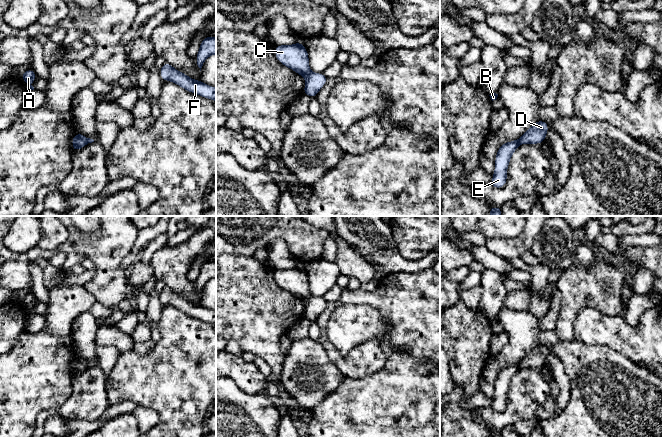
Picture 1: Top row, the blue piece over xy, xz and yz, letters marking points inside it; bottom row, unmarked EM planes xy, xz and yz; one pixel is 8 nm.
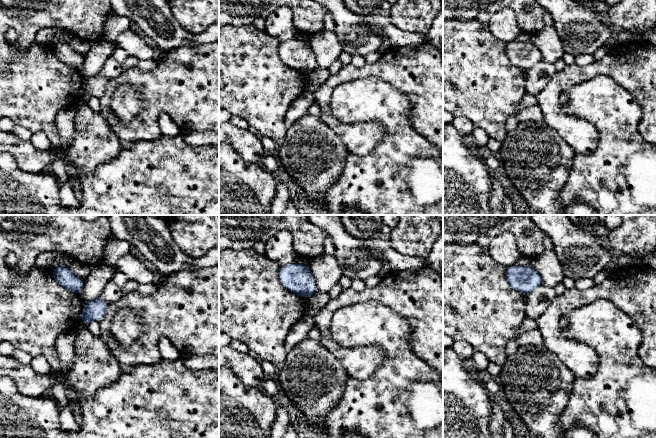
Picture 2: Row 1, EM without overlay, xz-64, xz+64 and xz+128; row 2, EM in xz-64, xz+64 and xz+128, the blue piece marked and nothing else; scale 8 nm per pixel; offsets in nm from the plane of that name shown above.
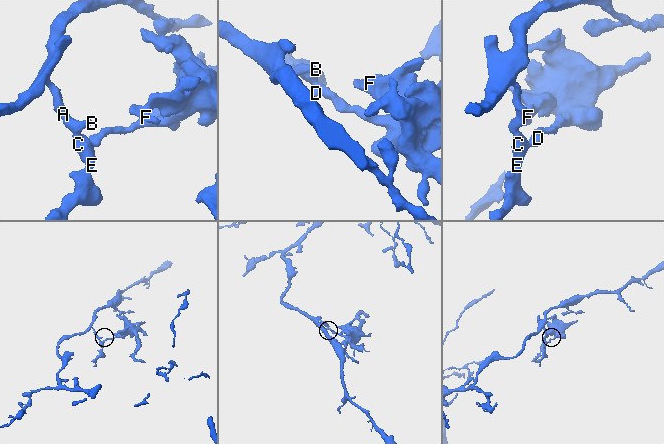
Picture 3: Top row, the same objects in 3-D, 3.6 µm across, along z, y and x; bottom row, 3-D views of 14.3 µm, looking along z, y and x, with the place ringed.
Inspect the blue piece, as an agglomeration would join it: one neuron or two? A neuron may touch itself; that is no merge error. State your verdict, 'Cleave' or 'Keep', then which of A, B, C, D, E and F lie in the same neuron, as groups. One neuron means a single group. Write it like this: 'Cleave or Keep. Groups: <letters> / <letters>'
Cleave. Groups: A B C E / D F

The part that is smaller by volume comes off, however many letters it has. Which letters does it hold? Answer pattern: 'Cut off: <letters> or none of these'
Cut off: D, F

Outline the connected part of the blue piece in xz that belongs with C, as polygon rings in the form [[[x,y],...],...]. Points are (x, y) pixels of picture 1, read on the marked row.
[[[301,41],[292,45],[276,45],[275,57],[282,65],[303,77],[311,72],[308,51]]]

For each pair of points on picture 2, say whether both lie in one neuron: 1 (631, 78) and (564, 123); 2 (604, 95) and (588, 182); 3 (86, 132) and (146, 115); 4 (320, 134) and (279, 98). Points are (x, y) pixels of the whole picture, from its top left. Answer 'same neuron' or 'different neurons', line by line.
1: same neuron
2: same neuron
3: different neurons
4: different neurons

